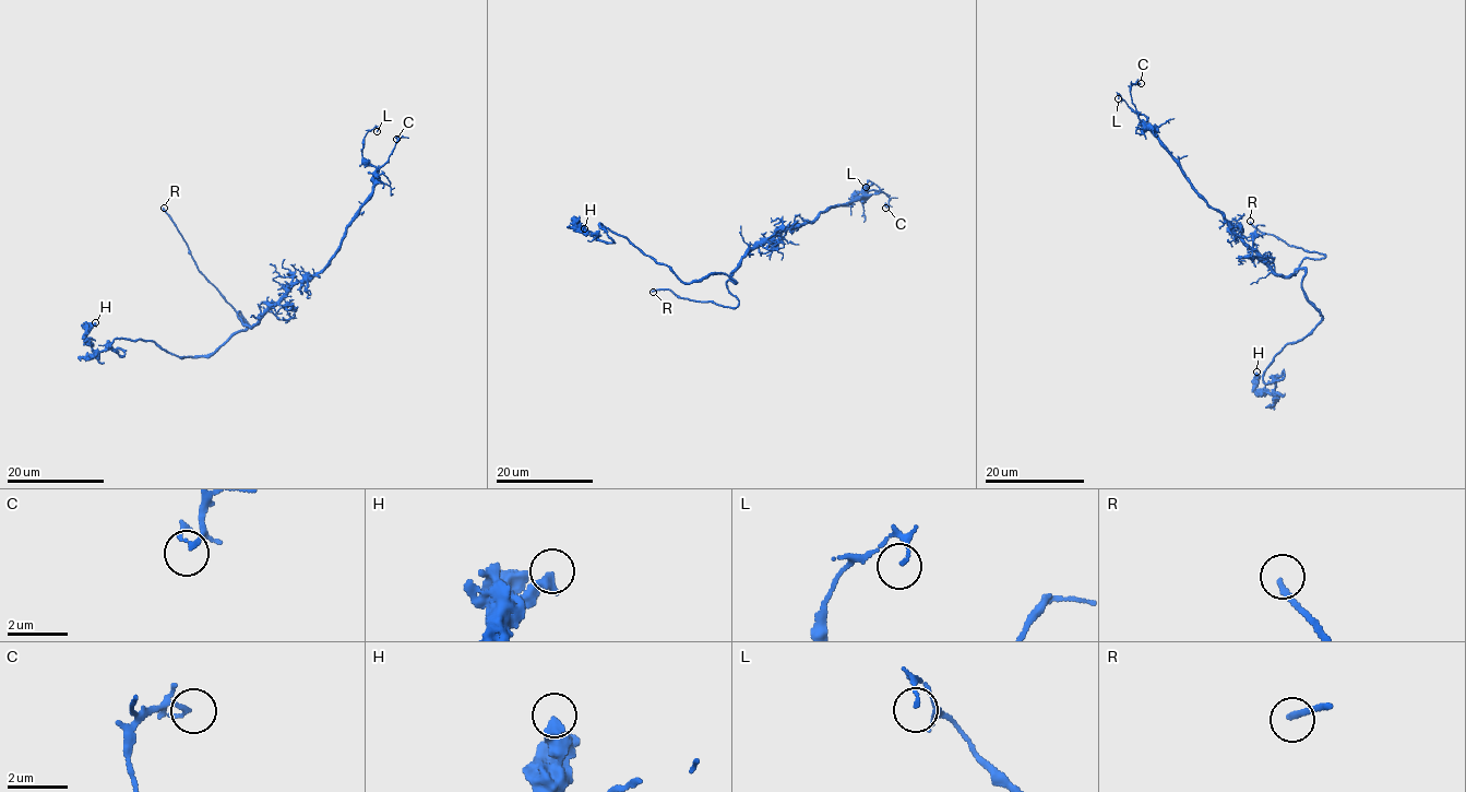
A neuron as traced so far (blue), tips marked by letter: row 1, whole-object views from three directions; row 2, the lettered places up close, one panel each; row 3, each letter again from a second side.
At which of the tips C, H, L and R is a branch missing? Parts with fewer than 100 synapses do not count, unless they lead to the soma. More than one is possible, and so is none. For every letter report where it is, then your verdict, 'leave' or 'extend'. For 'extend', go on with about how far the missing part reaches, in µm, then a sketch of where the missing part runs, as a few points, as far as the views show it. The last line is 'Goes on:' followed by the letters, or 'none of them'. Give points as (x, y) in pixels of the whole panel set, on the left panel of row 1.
C: at (396, 139); leave
H: at (95, 322); leave
L: at (377, 131); leave
R: at (164, 208); extend; about 10 µm are missing; missing branch runs (164, 208), (152, 165)
Goes on: R

